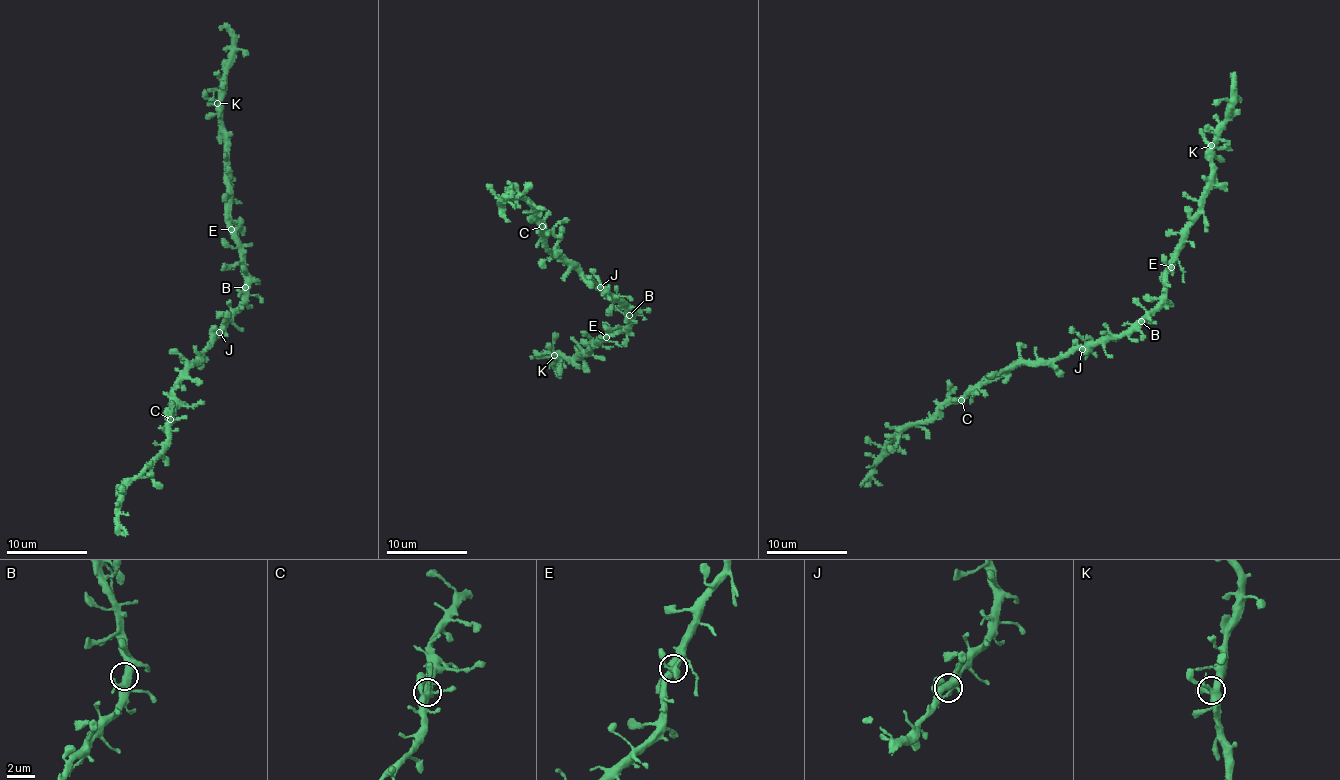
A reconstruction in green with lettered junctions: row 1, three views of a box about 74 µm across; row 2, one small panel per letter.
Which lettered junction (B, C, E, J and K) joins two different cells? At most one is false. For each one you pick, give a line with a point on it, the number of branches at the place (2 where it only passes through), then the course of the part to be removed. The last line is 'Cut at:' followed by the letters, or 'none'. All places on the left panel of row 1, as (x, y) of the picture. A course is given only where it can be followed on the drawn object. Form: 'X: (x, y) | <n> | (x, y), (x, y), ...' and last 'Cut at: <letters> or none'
Cut at: none

